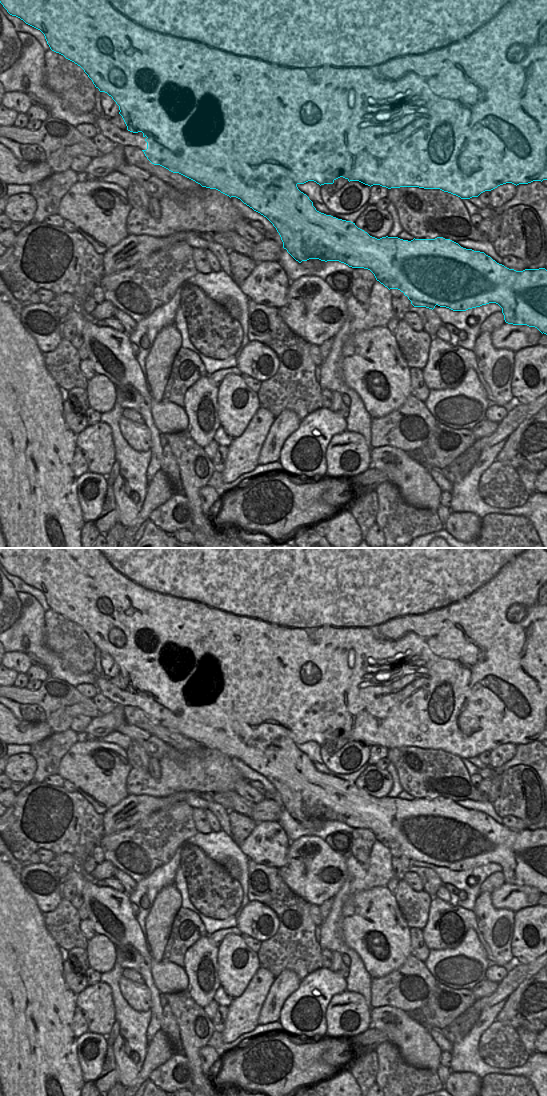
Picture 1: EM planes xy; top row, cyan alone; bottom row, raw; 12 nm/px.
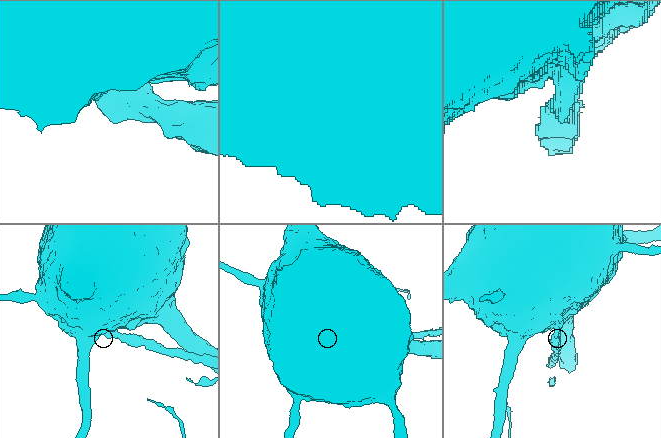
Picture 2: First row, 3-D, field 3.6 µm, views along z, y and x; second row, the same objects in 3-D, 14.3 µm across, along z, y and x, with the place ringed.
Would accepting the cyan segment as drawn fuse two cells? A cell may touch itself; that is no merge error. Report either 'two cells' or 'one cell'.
two cells

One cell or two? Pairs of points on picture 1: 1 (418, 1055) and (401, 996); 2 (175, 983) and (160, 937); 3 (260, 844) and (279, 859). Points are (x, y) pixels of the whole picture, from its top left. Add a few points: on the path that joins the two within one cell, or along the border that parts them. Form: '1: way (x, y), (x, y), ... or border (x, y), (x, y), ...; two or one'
1: border (382, 1006), (394, 1006), (406, 1012); two
2: border (152, 958), (157, 962), (161, 961); two
3: way (265, 846), (274, 854); one

